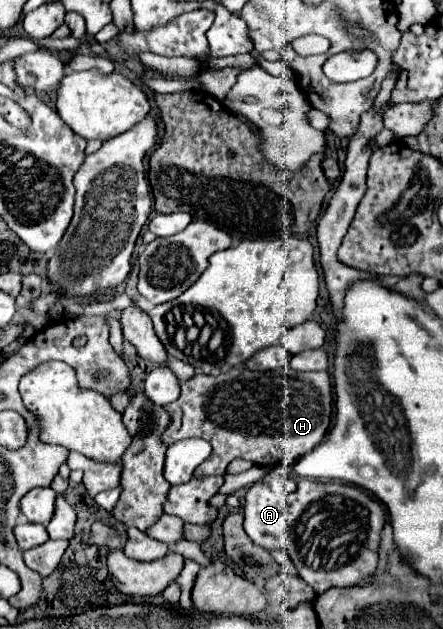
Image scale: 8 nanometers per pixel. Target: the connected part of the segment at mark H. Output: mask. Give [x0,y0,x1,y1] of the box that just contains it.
[162,366,332,476]

